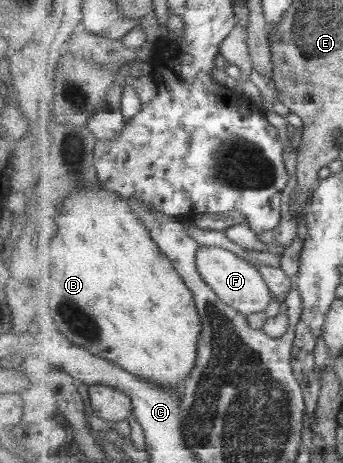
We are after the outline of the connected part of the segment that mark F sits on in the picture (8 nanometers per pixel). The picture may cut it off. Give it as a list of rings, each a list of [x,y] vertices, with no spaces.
[[[202,245],[197,253],[197,262],[199,273],[211,289],[214,289],[227,305],[238,309],[243,315],[264,312],[271,301],[279,300],[271,296],[272,291],[255,265],[231,250],[219,246]]]

